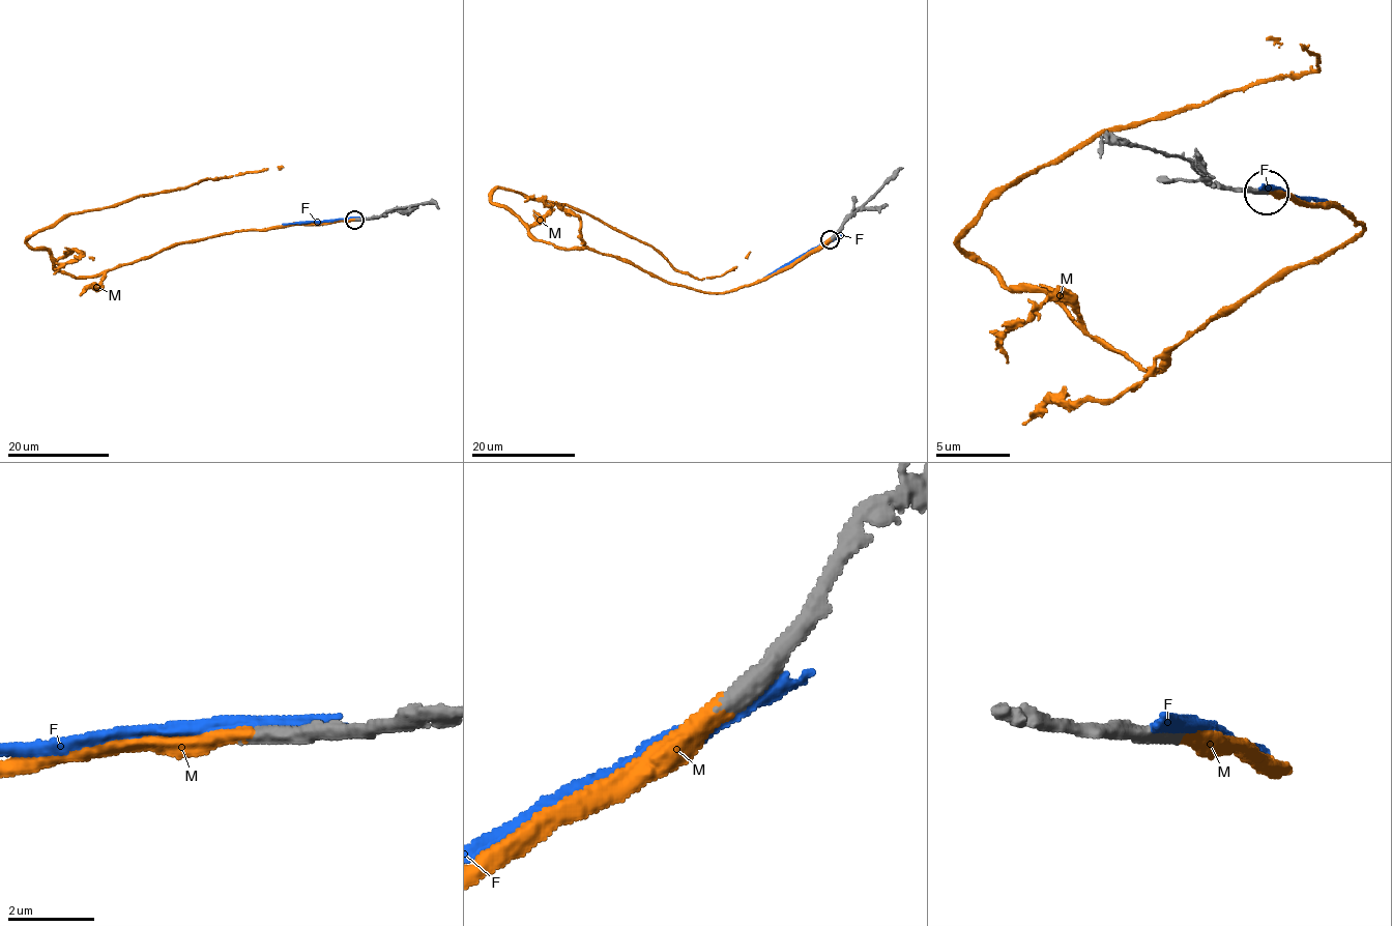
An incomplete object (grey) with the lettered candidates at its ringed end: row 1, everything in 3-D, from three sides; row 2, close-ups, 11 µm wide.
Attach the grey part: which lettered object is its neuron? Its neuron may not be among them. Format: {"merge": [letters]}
{"merge": ["M"]}

